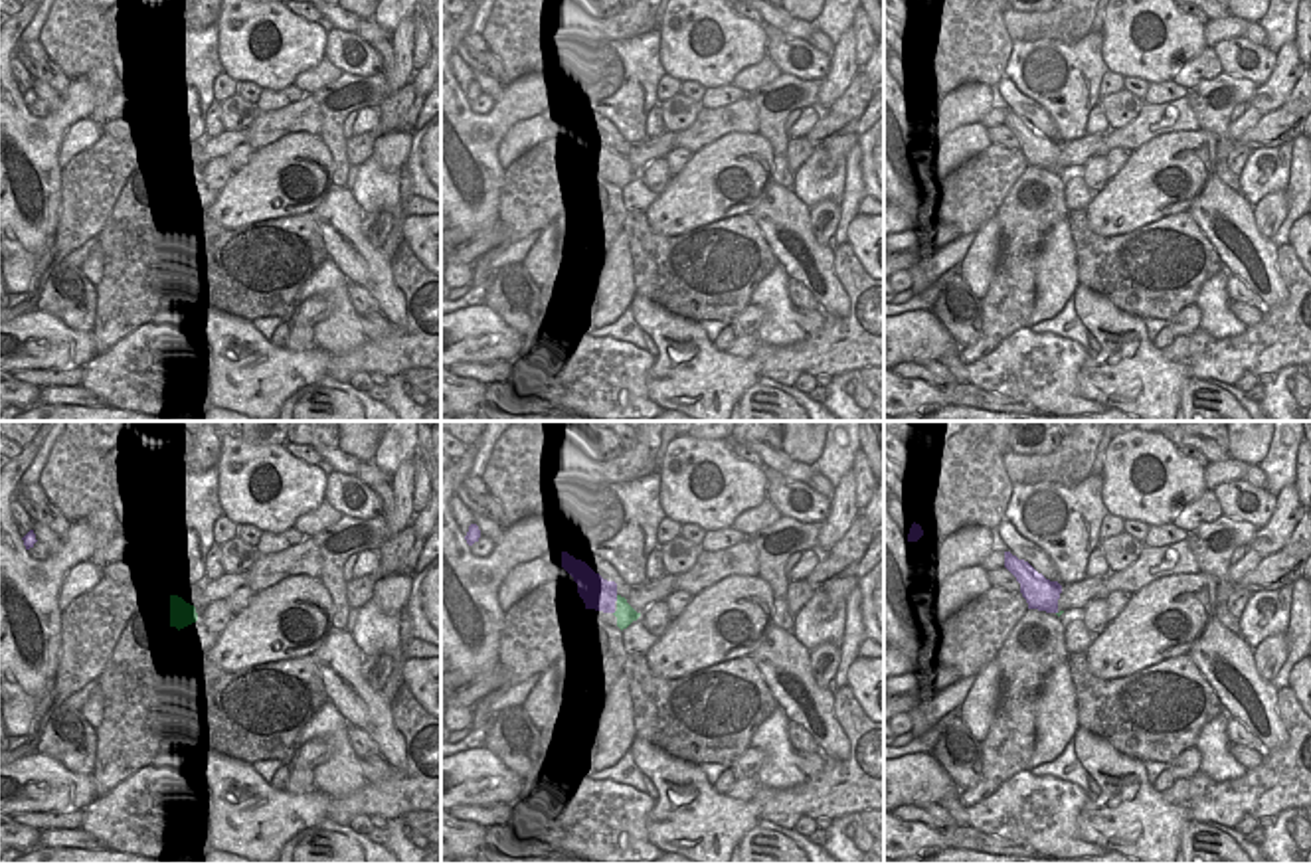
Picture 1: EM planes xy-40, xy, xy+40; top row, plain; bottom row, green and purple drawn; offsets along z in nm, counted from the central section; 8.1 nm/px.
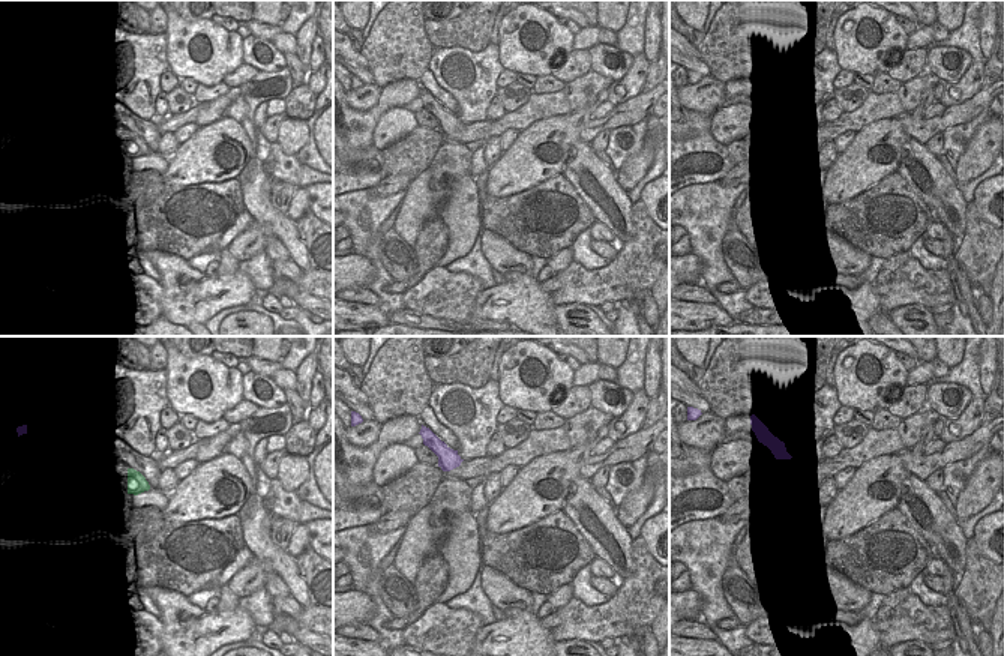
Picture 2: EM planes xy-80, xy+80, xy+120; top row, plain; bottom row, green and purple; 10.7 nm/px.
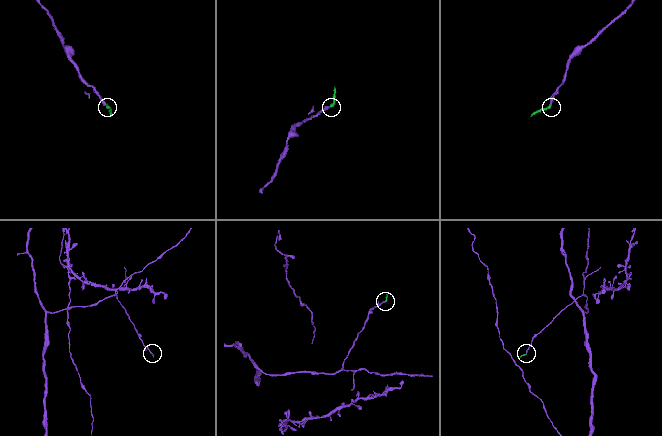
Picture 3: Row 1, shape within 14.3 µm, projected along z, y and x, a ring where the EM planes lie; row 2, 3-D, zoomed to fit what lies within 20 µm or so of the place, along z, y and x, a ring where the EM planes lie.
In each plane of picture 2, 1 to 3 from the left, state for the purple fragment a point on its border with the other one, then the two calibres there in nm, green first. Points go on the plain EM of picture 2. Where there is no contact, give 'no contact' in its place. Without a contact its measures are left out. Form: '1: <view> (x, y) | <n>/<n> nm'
1: no contact
2: no contact
3: no contact

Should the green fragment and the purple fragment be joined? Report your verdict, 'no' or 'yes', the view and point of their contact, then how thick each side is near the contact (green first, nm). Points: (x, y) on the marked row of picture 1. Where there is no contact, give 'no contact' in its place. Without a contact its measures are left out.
yes | xy (617, 598) | 160/260 nm

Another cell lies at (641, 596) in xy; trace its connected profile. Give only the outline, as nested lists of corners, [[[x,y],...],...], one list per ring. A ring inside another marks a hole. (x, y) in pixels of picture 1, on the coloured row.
[[[664,573],[660,579],[647,579],[641,585],[633,585],[627,603],[637,613],[643,613],[651,603],[664,601],[674,591],[674,579],[676,575]]]

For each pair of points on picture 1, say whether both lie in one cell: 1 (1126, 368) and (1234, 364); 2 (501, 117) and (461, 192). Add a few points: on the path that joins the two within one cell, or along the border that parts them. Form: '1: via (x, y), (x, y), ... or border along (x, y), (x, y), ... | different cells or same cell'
1: border along (1185, 362), (1193, 378) | different cells
2: via (483, 135), (461, 157), (461, 174) | same cell

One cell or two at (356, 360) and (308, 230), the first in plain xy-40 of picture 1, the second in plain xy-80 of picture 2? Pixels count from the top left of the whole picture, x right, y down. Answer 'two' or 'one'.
one

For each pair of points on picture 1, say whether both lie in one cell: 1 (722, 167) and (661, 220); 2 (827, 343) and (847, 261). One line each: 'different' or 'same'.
1: same
2: same

